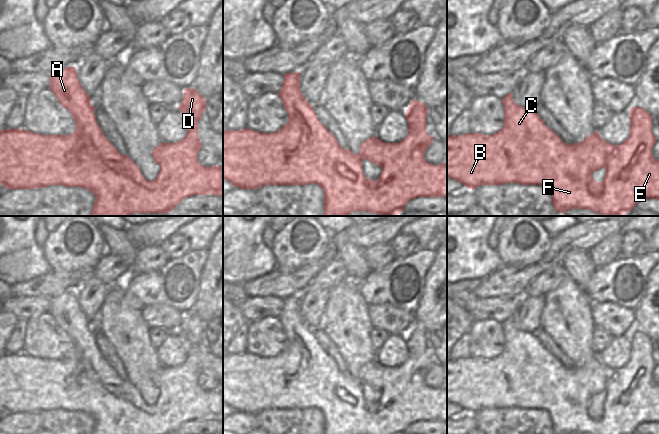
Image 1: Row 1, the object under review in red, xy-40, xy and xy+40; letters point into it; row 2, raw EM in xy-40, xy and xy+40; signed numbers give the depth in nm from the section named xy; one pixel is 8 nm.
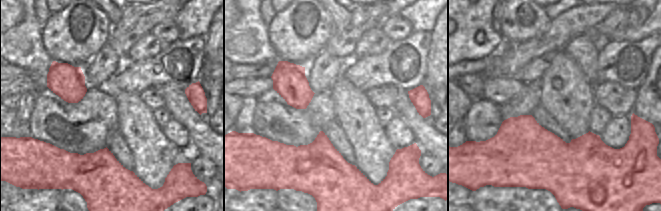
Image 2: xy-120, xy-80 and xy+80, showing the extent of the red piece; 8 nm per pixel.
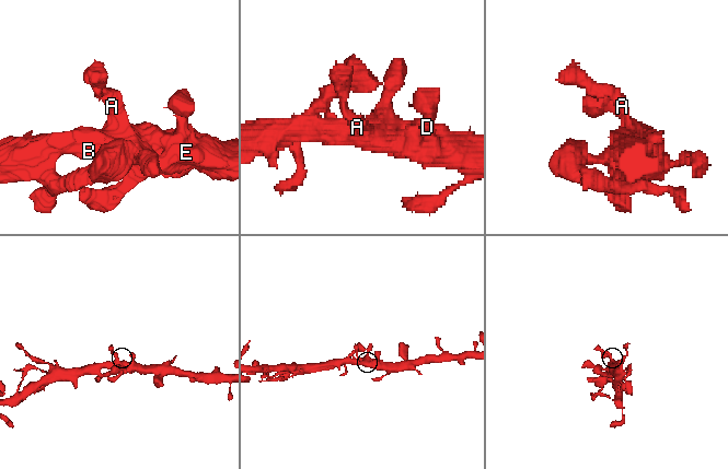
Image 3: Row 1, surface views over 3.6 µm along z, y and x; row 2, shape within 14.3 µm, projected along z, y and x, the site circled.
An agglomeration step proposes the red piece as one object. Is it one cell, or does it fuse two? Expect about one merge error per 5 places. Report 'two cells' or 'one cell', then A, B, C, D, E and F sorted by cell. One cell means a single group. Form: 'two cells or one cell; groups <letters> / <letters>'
one cell; groups A B C D E F

